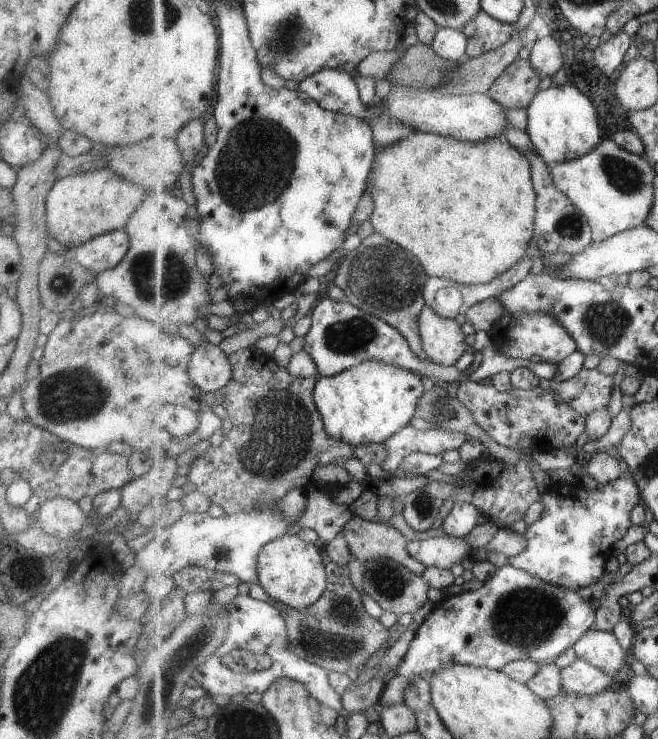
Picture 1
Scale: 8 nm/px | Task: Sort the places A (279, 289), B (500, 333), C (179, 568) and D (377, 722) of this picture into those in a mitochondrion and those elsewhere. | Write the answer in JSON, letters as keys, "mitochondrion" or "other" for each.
{"A":"other","B":"other","C":"other","D":"other"}

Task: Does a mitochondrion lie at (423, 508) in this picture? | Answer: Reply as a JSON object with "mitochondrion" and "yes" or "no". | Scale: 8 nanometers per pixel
{"mitochondrion":"yes"}

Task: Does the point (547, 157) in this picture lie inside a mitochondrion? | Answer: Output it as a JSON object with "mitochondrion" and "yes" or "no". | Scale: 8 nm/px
{"mitochondrion":"no"}

